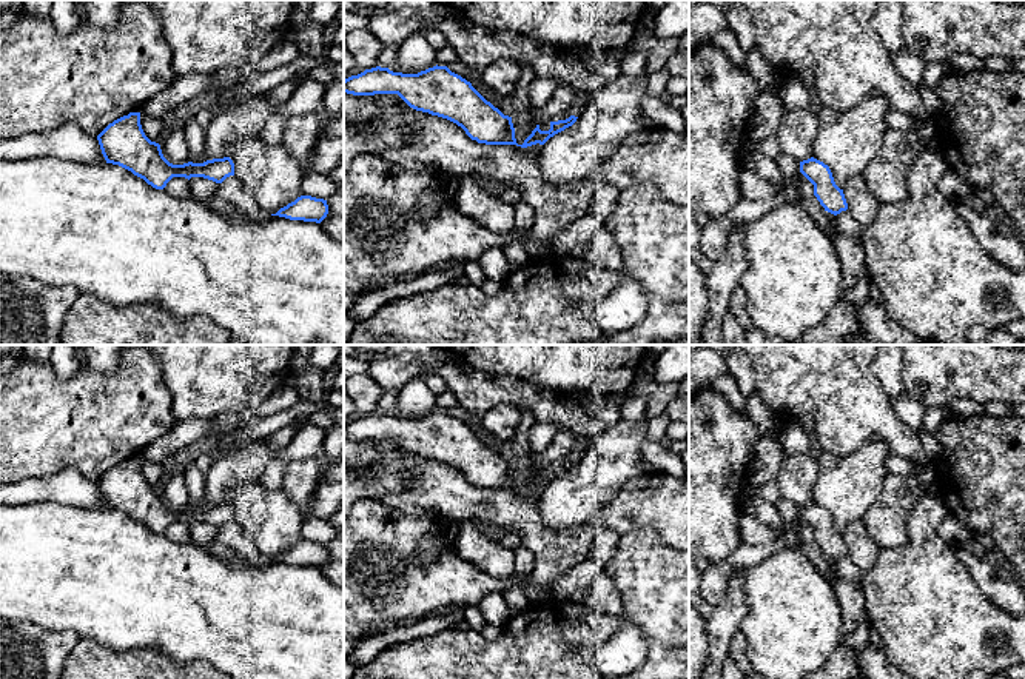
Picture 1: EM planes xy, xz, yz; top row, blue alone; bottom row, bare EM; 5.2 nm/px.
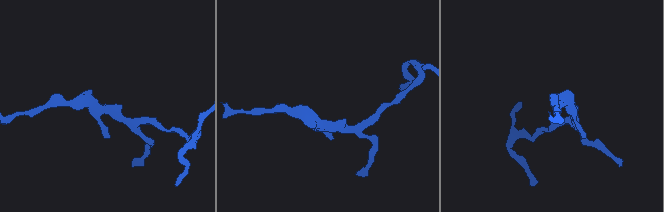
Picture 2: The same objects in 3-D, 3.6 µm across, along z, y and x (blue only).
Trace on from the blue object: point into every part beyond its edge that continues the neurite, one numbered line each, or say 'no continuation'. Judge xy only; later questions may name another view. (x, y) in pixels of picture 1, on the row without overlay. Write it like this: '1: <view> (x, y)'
no continuation

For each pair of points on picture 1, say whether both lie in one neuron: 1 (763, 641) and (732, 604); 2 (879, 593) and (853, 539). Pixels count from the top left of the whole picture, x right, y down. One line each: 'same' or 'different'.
1: different
2: different

